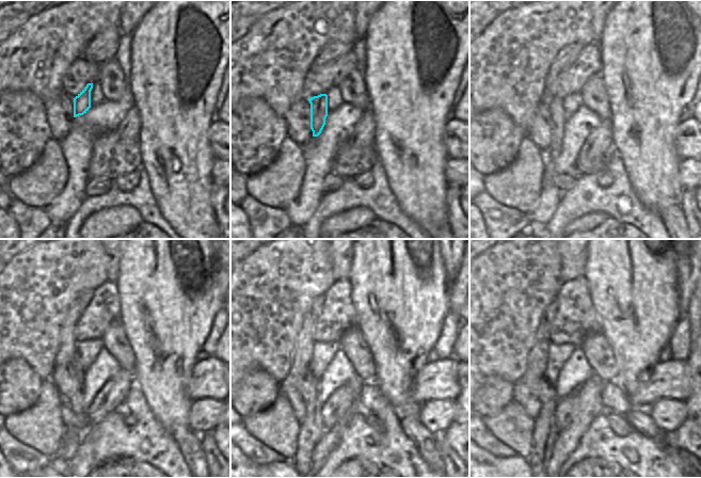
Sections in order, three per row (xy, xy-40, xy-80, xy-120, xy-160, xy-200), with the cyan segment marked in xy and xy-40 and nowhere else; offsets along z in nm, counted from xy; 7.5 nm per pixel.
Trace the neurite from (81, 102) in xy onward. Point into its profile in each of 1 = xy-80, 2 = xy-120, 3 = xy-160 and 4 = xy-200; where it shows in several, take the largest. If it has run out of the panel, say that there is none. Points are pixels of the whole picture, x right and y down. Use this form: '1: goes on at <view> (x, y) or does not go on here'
1: goes on at xy-80 (557, 118)
2: goes on at xy-120 (75, 414)
3: goes on at xy-160 (312, 429)
4: goes on at xy-200 (544, 434)

